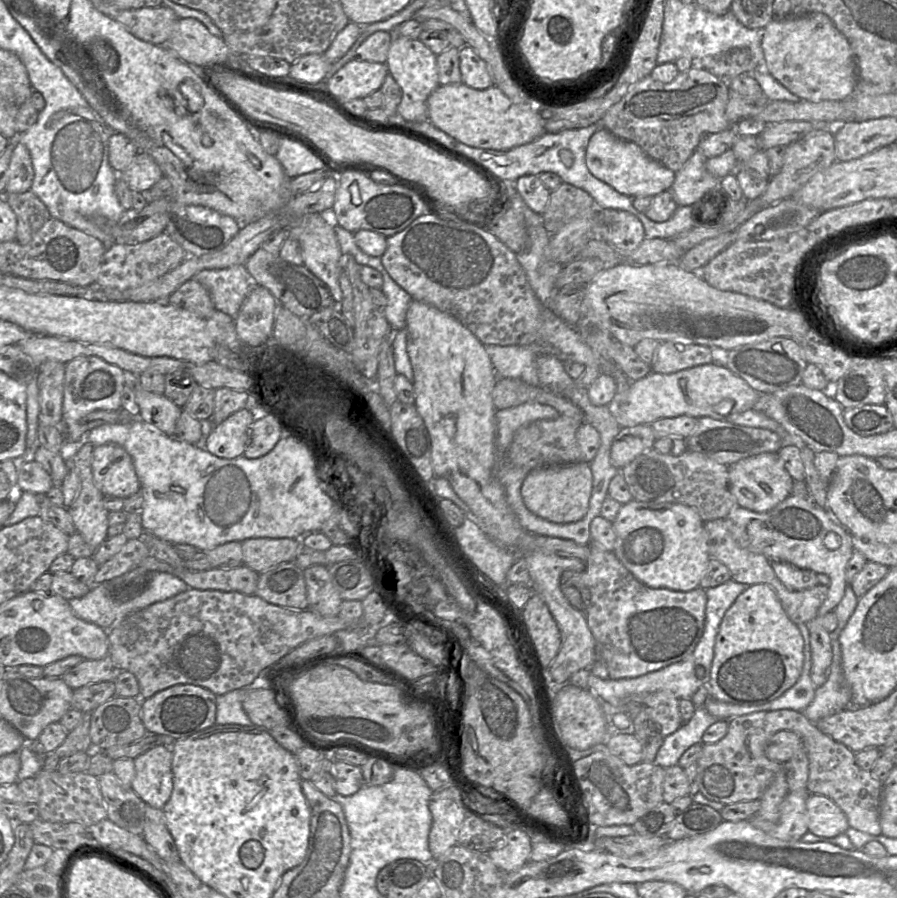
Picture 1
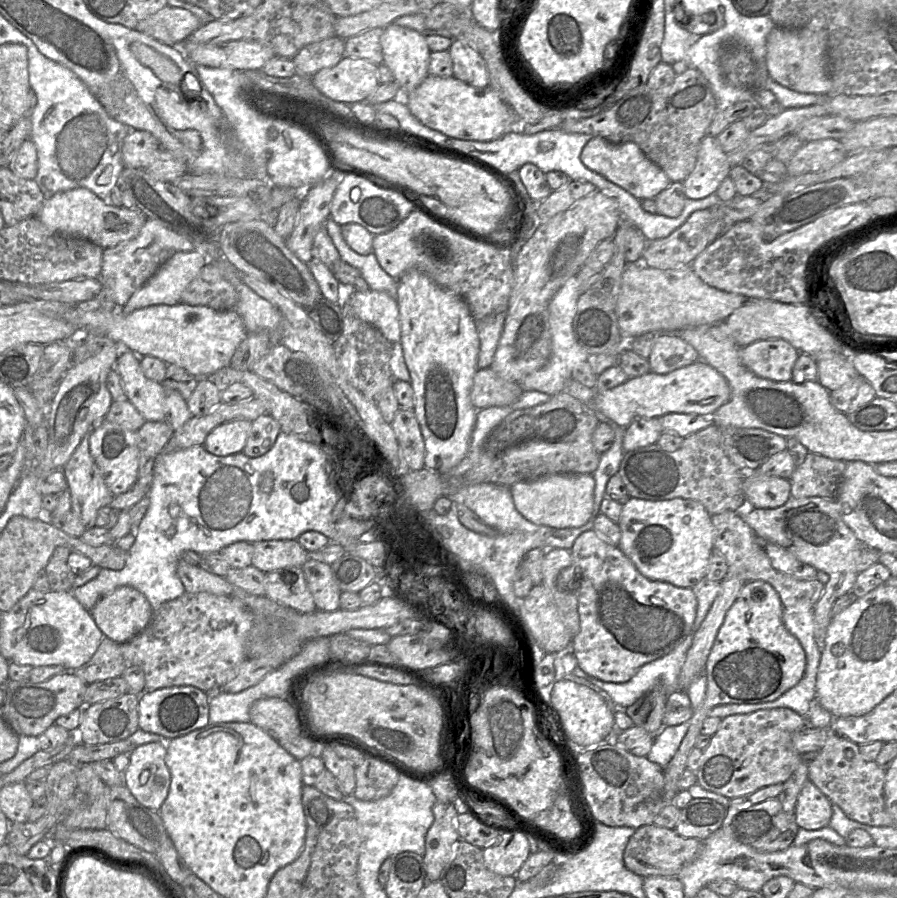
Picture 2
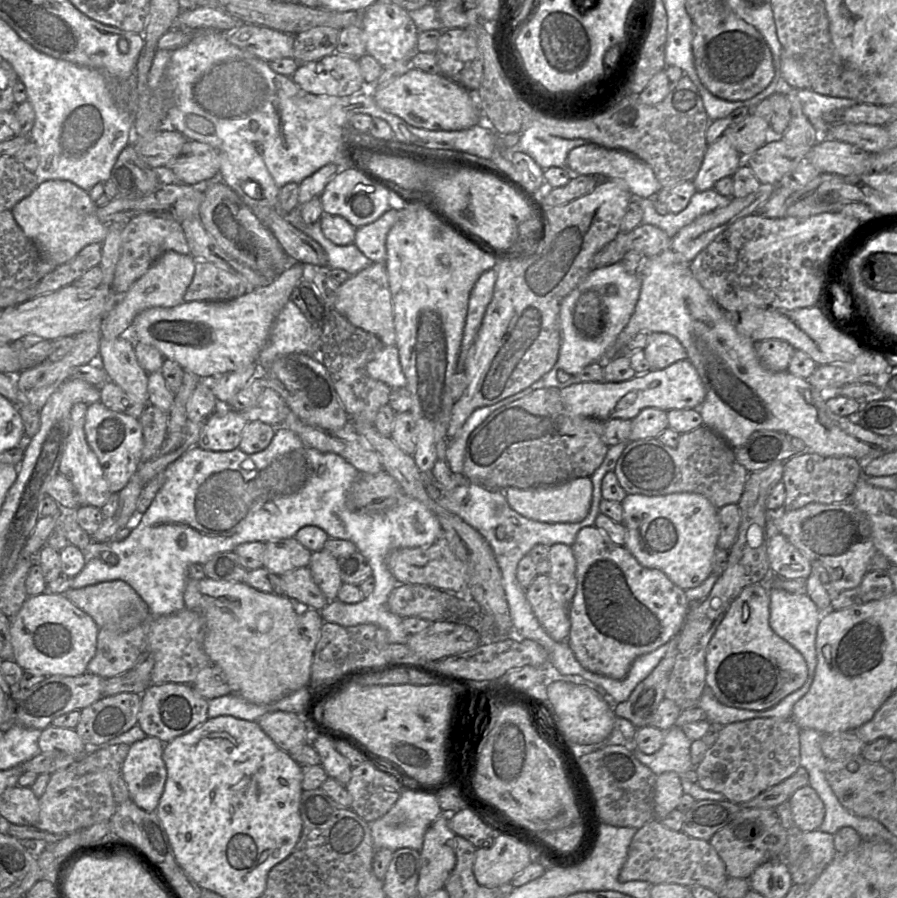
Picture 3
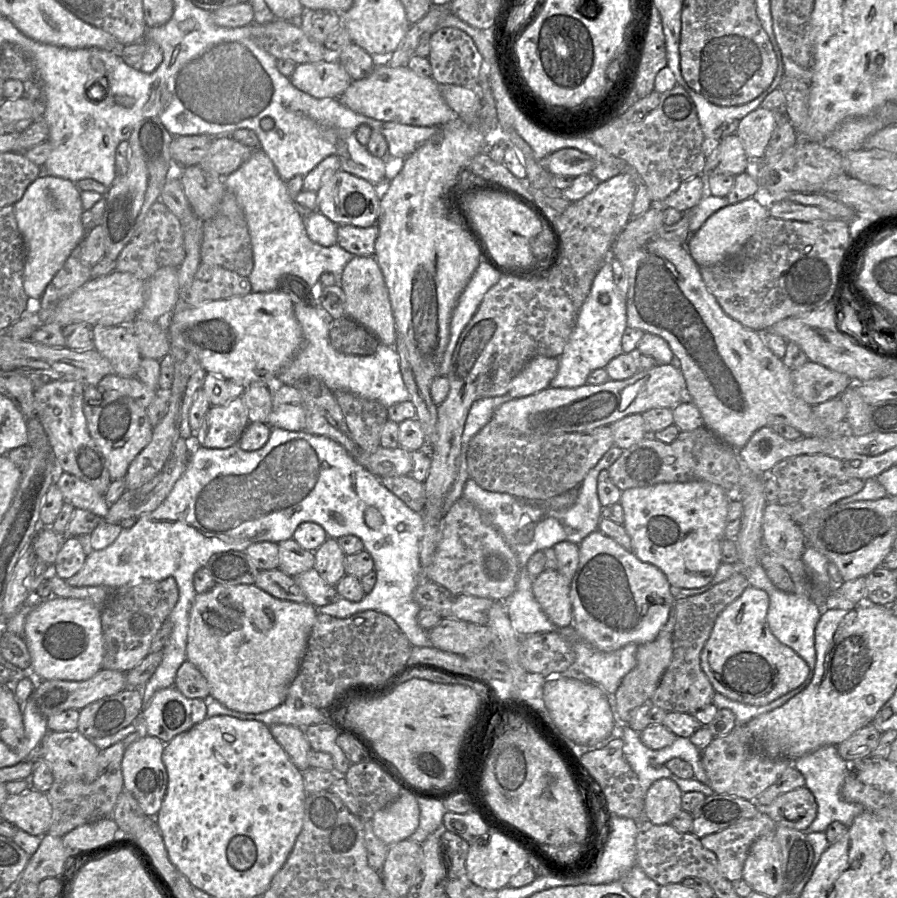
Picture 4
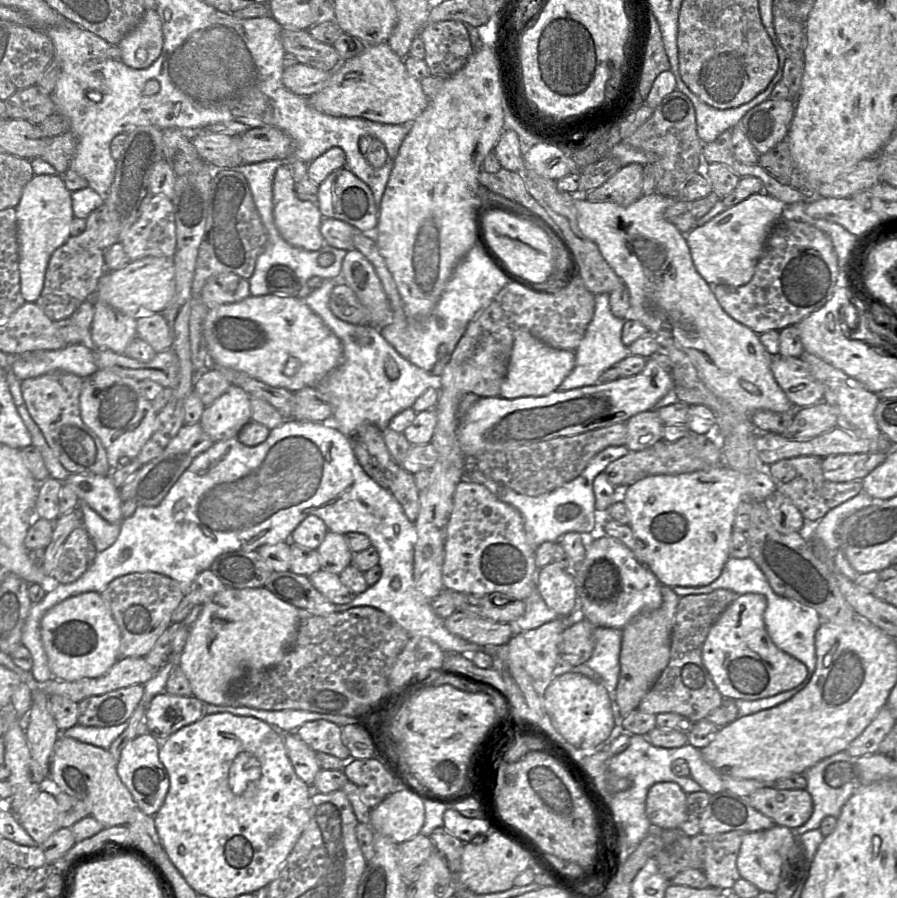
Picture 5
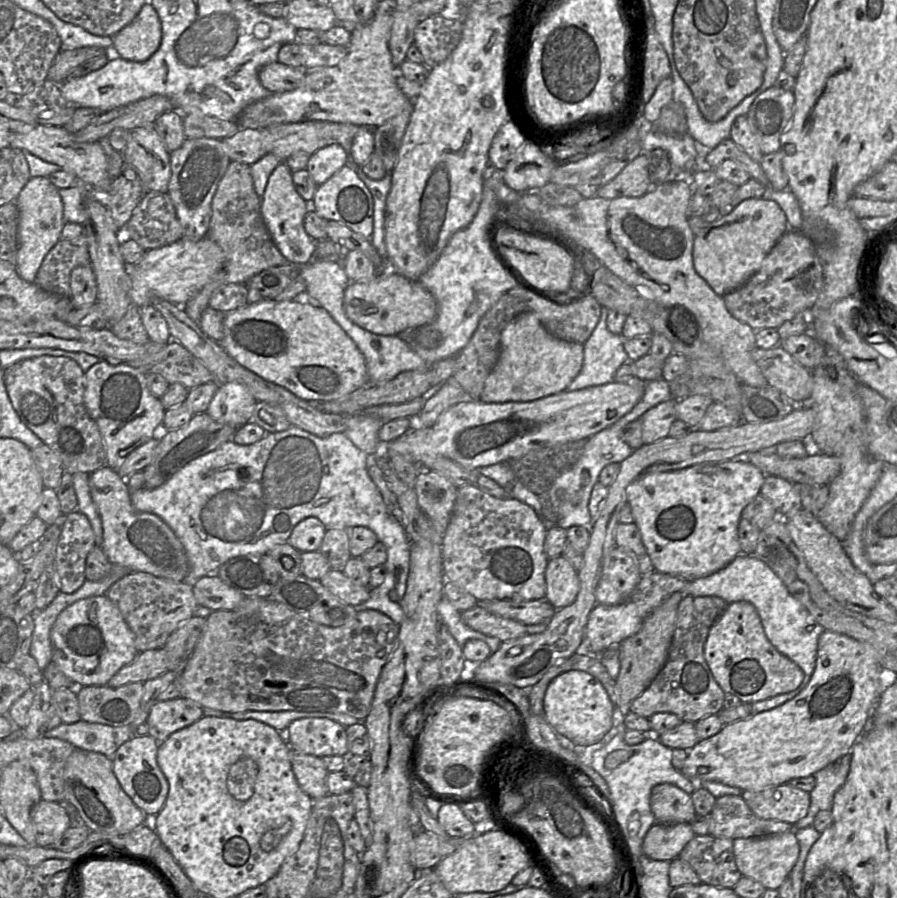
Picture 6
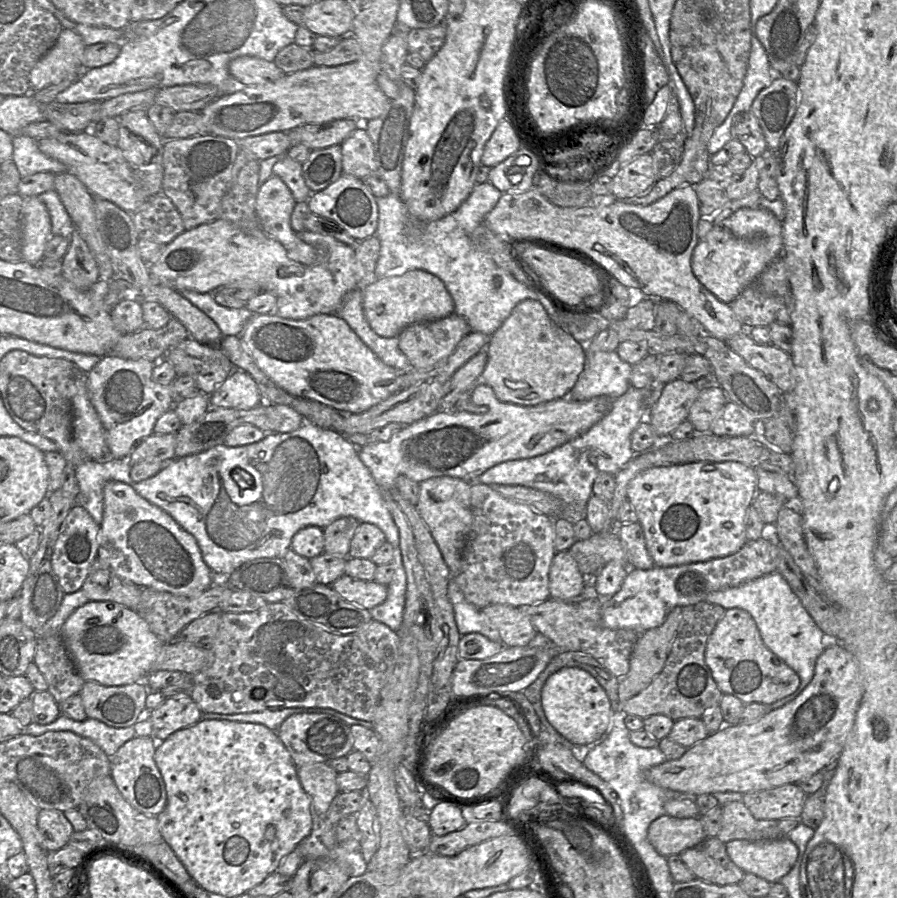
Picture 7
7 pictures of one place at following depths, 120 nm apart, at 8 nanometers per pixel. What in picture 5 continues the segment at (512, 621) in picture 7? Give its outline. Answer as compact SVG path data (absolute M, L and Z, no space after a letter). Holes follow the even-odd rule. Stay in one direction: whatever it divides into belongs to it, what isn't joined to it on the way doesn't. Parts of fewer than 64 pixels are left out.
M455 611L444 619L449 632L479 645L504 645L515 634L515 626L482 618L472 612Z

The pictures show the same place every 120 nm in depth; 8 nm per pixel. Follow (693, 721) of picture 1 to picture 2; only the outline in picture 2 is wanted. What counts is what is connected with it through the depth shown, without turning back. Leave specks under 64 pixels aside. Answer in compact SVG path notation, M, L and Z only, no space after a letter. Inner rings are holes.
M689 721L676 726L664 726L655 736L646 758L663 769L671 761L689 730Z

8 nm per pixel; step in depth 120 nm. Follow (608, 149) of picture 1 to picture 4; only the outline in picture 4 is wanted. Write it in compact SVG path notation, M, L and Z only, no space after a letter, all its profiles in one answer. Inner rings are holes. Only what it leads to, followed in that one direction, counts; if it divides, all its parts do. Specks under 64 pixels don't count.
M575 148L557 150L539 161L543 161L543 166L552 175L571 177L591 173L595 166L595 161L589 155Z

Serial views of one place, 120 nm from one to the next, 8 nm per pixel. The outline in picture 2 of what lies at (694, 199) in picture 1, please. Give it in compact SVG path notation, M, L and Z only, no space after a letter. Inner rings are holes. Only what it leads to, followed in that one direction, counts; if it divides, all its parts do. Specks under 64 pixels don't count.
M707 134L700 142L692 172L682 182L686 198L698 200L716 193L731 169L717 137Z

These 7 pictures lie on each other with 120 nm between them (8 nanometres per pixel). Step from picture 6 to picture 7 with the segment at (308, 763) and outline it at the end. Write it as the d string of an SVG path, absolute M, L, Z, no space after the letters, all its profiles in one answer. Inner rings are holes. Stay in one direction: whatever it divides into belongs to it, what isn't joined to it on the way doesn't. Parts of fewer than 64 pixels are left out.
M315 762L297 767L297 776L304 791L309 795L314 815L327 811L339 793L338 773L325 762Z

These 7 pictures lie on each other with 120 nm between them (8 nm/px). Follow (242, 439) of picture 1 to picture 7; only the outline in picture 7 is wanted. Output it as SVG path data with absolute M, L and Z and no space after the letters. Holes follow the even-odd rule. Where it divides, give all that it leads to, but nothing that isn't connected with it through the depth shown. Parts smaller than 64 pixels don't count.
M234 369L209 396L210 408L251 409L263 401L255 380L245 371Z

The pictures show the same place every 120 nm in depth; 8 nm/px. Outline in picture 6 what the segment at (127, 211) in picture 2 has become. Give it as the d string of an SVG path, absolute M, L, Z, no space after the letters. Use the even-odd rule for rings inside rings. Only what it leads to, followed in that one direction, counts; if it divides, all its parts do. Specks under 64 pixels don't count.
M31 177L16 199L18 207L18 251L16 270L29 283L35 283L39 268L48 252L61 239L65 225L59 189L48 177Z

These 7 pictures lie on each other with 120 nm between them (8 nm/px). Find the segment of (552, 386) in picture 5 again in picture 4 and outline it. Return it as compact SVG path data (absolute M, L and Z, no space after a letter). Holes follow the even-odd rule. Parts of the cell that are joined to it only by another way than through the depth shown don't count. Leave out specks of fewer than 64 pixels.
M536 356L529 360L512 380L508 395L522 398L549 387L558 370L558 358Z

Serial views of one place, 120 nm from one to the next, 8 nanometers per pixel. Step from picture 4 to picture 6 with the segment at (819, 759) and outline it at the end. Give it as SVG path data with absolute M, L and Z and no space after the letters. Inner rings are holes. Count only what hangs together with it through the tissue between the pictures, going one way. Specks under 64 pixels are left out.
M851 751L836 762L829 764L814 774L815 786L810 794L807 815L798 821L795 829L810 827L819 811L831 810L836 791L845 783L851 763Z

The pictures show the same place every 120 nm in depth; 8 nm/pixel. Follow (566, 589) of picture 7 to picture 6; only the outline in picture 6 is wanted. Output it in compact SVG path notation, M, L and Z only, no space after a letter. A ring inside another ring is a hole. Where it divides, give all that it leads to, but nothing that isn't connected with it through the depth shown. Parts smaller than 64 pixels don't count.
M563 555L551 558L545 573L546 599L556 610L572 604L579 592L579 571Z

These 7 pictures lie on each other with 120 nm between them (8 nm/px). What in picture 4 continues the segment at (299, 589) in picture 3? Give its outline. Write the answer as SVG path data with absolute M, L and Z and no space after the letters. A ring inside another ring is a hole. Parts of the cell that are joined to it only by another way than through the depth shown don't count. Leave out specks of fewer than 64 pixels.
M314 567L293 578L306 595L308 602L315 607L328 605L339 598L335 586L328 584Z

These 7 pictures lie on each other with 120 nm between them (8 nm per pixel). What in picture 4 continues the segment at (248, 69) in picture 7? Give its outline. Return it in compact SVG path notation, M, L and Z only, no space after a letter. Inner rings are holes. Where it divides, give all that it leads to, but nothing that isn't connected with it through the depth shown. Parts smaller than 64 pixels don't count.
M334 58L317 63L297 64L291 83L315 98L339 98L353 81L345 68Z

